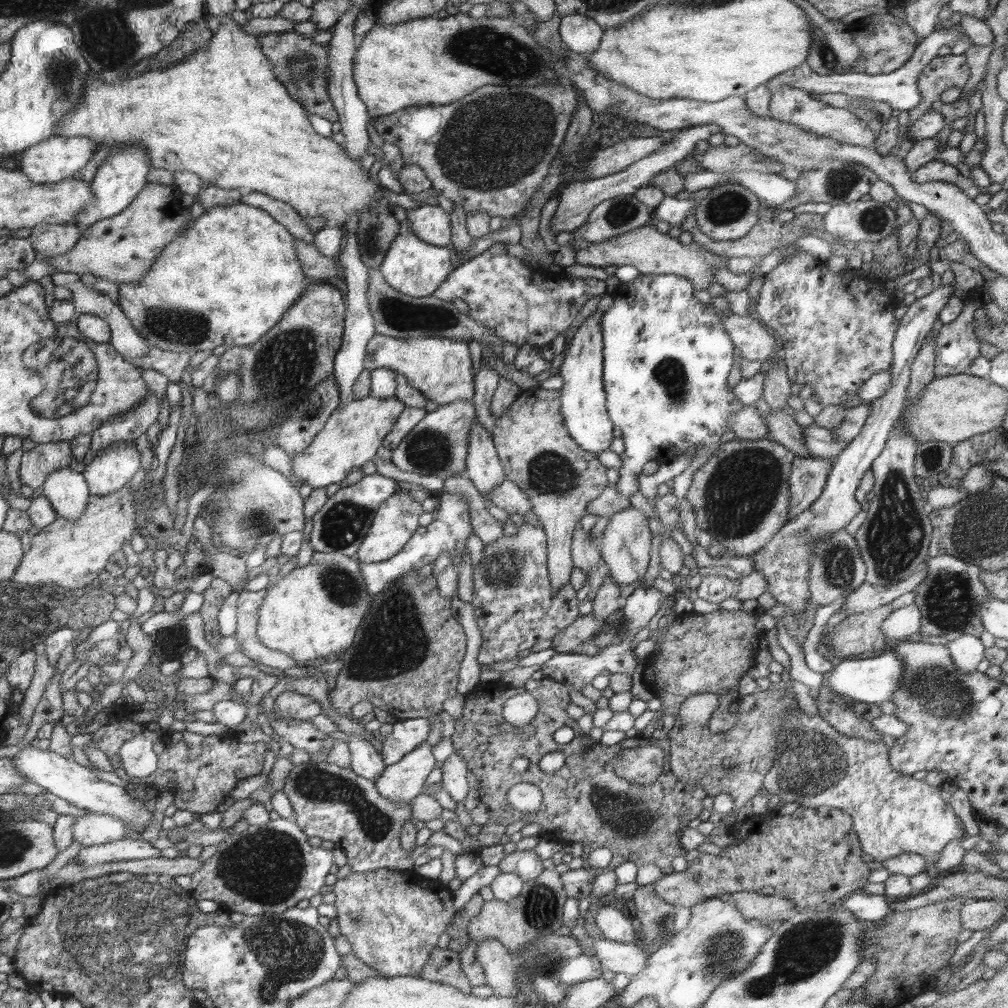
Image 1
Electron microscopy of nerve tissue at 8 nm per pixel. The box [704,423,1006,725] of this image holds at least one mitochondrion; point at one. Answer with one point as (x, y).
(895, 535)

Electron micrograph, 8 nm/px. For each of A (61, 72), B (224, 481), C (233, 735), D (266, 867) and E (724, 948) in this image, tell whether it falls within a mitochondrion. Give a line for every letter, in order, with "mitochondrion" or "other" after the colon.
A: mitochondrion
B: mitochondrion
C: other
D: mitochondrion
E: mitochondrion

